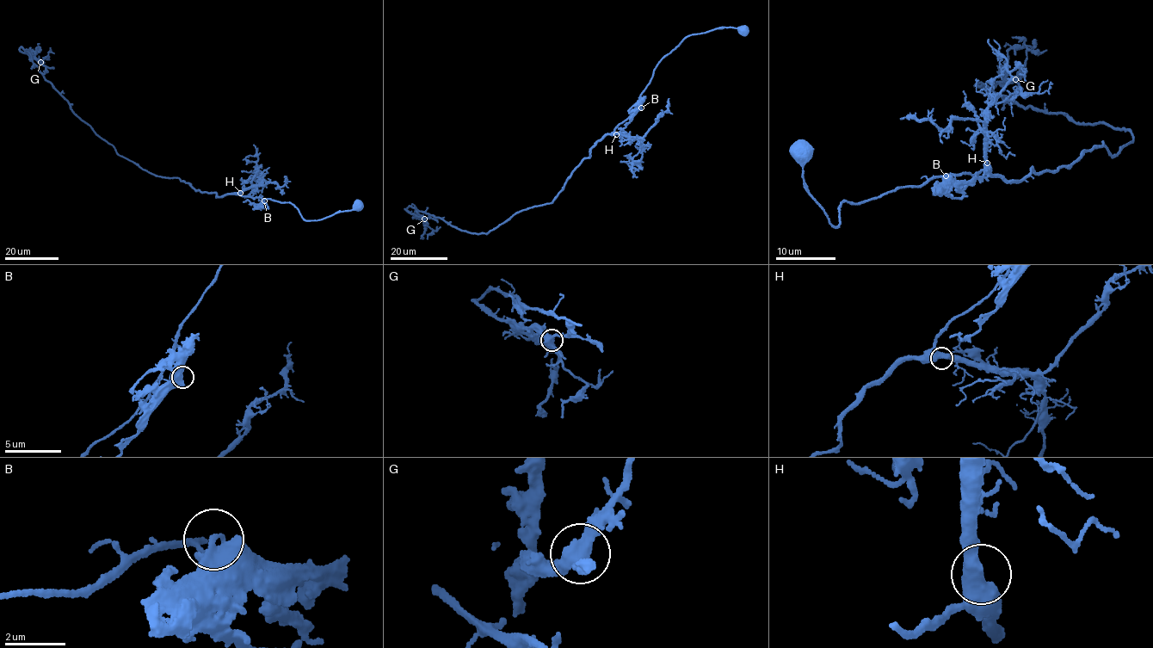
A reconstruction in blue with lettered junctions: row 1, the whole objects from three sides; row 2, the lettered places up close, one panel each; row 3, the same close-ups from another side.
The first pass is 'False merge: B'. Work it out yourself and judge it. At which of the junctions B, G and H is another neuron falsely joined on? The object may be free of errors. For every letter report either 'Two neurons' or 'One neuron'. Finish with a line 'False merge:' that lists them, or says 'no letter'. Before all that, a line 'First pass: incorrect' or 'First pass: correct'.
First pass: correct
B: Two neurons
G: One neuron
H: One neuron
False merge: B

